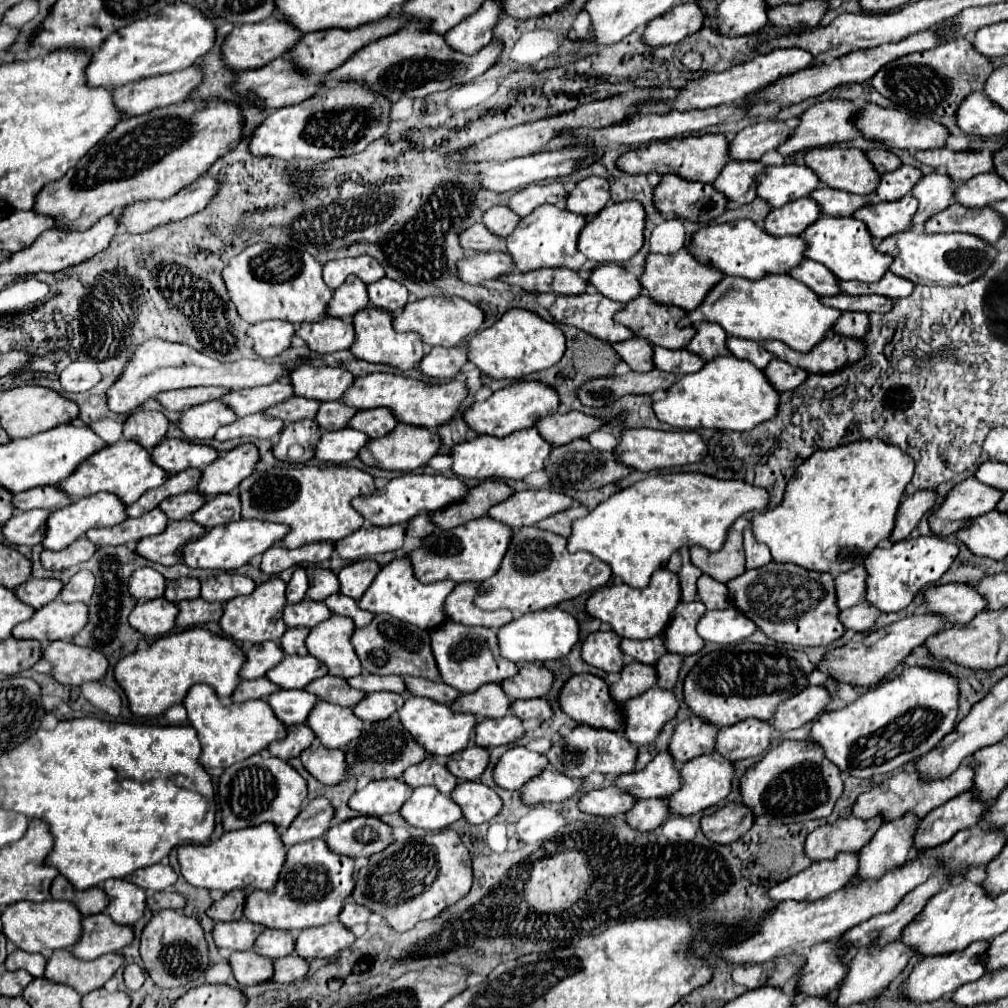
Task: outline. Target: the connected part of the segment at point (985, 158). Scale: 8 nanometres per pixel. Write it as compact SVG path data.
M946 147L942 149L930 149L930 151L916 151L916 159L932 165L934 169L946 171L956 183L968 181L974 175L994 171L994 153L984 151L950 151Z

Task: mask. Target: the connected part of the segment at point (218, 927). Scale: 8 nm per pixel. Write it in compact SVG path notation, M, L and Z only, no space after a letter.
M248 919L240 921L228 921L228 923L216 923L214 925L214 941L220 949L232 949L232 951L248 951L254 947L254 941L266 927L252 923Z

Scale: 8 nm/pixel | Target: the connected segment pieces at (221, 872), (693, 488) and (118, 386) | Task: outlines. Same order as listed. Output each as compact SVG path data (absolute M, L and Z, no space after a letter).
M262 823L256 827L228 831L214 843L180 845L178 861L184 879L194 887L220 889L220 891L270 889L276 885L280 871L286 863L286 847L280 839L276 825Z
M666 473L656 477L646 477L632 487L614 493L610 499L602 501L584 519L576 519L572 525L572 535L568 537L568 551L588 551L594 557L606 561L616 577L632 587L646 587L654 571L662 569L670 555L678 547L706 547L708 551L720 551L724 547L728 529L738 517L750 511L764 511L770 503L770 495L764 487L750 485L742 479L714 479L702 473Z
M148 339L138 347L134 359L126 365L126 371L122 377L108 389L108 407L114 413L132 413L136 411L144 401L172 389L184 389L184 387L198 387L198 385L218 385L218 387L228 387L232 391L244 389L244 387L258 387L258 385L270 385L282 377L288 377L294 367L300 365L324 365L318 359L308 359L308 357L298 357L294 363L278 363L278 361L234 361L234 363L220 363L214 361L192 347L186 347L184 343L168 343L162 339Z

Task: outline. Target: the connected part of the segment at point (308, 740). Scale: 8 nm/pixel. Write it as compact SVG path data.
M306 723L290 725L288 737L278 741L278 743L272 743L268 749L274 757L292 759L292 757L298 757L304 749L308 749L314 739L316 739L316 735L314 735L314 731L310 731L310 727Z

